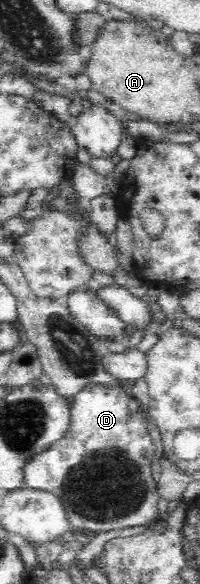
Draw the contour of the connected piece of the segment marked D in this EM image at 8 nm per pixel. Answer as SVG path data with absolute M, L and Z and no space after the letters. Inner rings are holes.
M88 384L71 398L72 420L70 430L64 438L52 443L42 452L34 453L22 466L21 479L24 486L36 490L50 491L61 498L69 526L84 533L132 528L132 526L154 525L159 521L157 481L152 477L152 461L156 446L148 432L146 408L132 395L117 387L108 388L99 384Z

